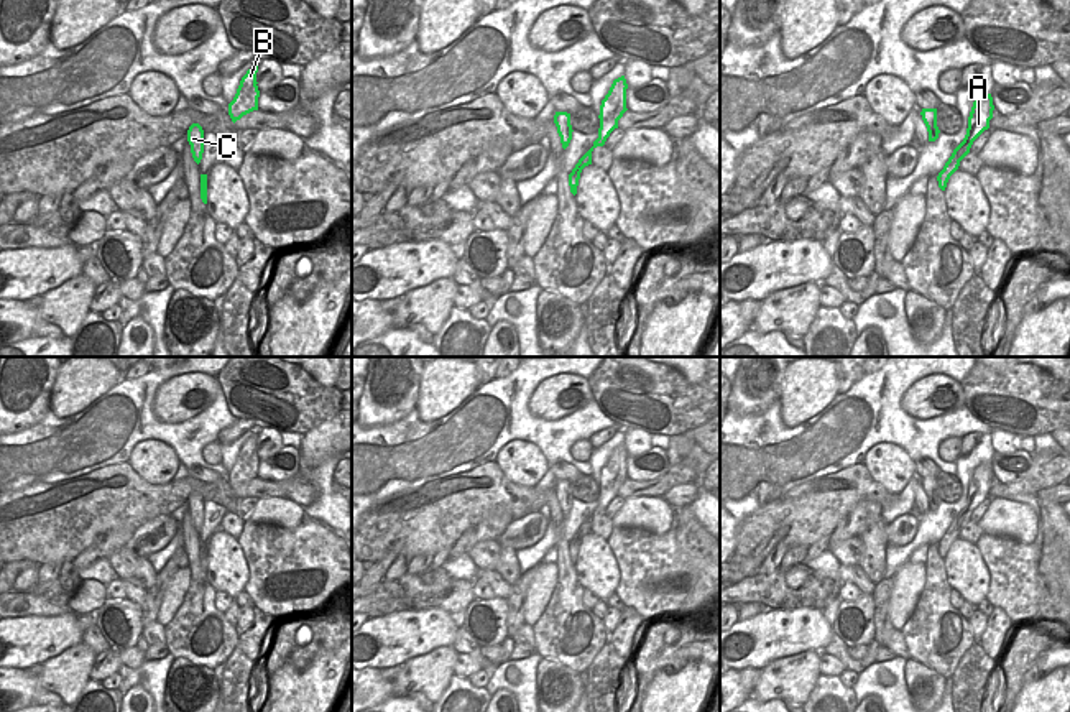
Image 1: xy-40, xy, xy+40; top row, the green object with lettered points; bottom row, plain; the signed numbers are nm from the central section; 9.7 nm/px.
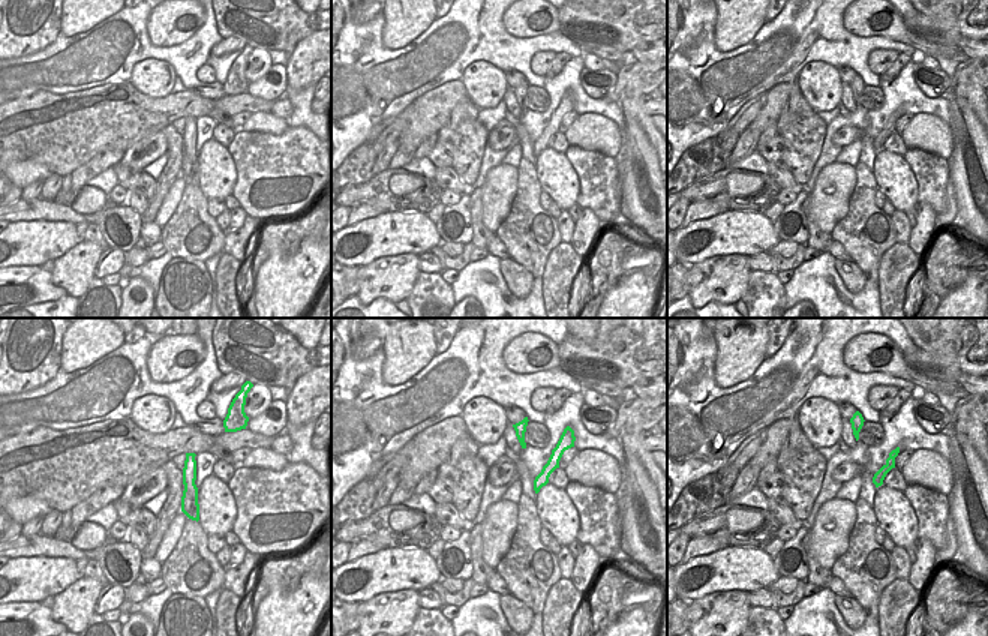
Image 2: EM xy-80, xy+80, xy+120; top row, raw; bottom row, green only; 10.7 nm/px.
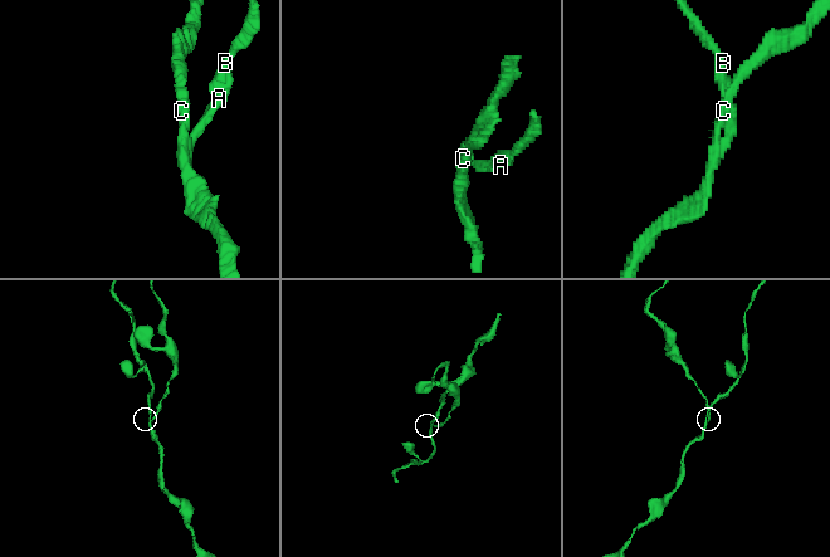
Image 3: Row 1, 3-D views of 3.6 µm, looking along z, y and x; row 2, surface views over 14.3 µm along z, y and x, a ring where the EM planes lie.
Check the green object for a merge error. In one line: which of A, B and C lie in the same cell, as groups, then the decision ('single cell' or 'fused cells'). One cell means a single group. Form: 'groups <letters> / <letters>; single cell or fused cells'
groups A B / C; fused cells

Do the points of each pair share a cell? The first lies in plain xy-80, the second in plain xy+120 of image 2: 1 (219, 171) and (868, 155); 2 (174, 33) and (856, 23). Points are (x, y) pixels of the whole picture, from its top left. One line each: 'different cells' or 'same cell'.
1: different cells
2: same cell

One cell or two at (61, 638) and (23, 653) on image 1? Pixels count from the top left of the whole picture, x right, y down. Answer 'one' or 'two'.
one

